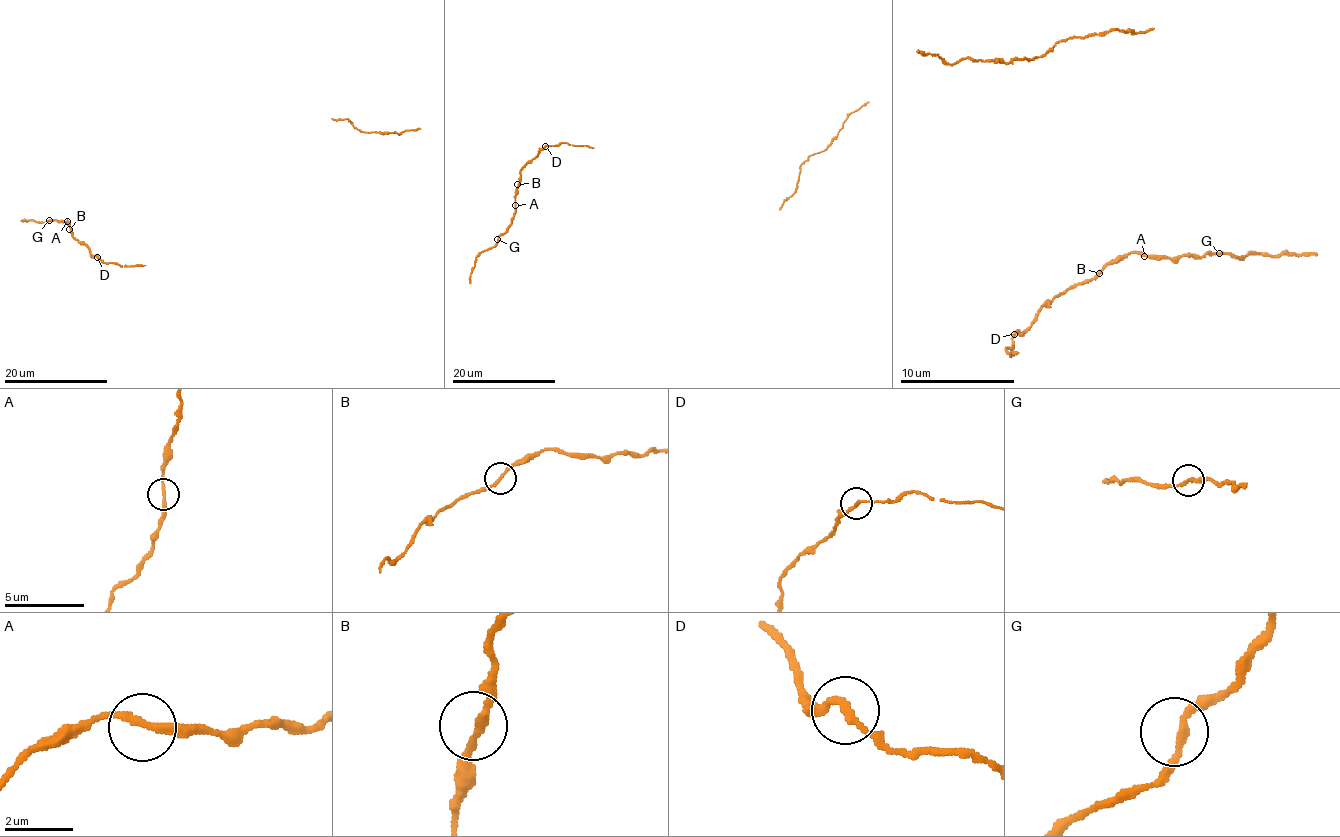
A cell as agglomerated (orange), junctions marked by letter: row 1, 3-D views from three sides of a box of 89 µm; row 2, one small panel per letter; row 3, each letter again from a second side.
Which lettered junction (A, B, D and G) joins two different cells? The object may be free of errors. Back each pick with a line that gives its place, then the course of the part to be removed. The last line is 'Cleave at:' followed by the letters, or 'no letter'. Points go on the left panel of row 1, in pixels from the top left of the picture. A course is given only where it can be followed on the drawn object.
Cleave at: no letter

